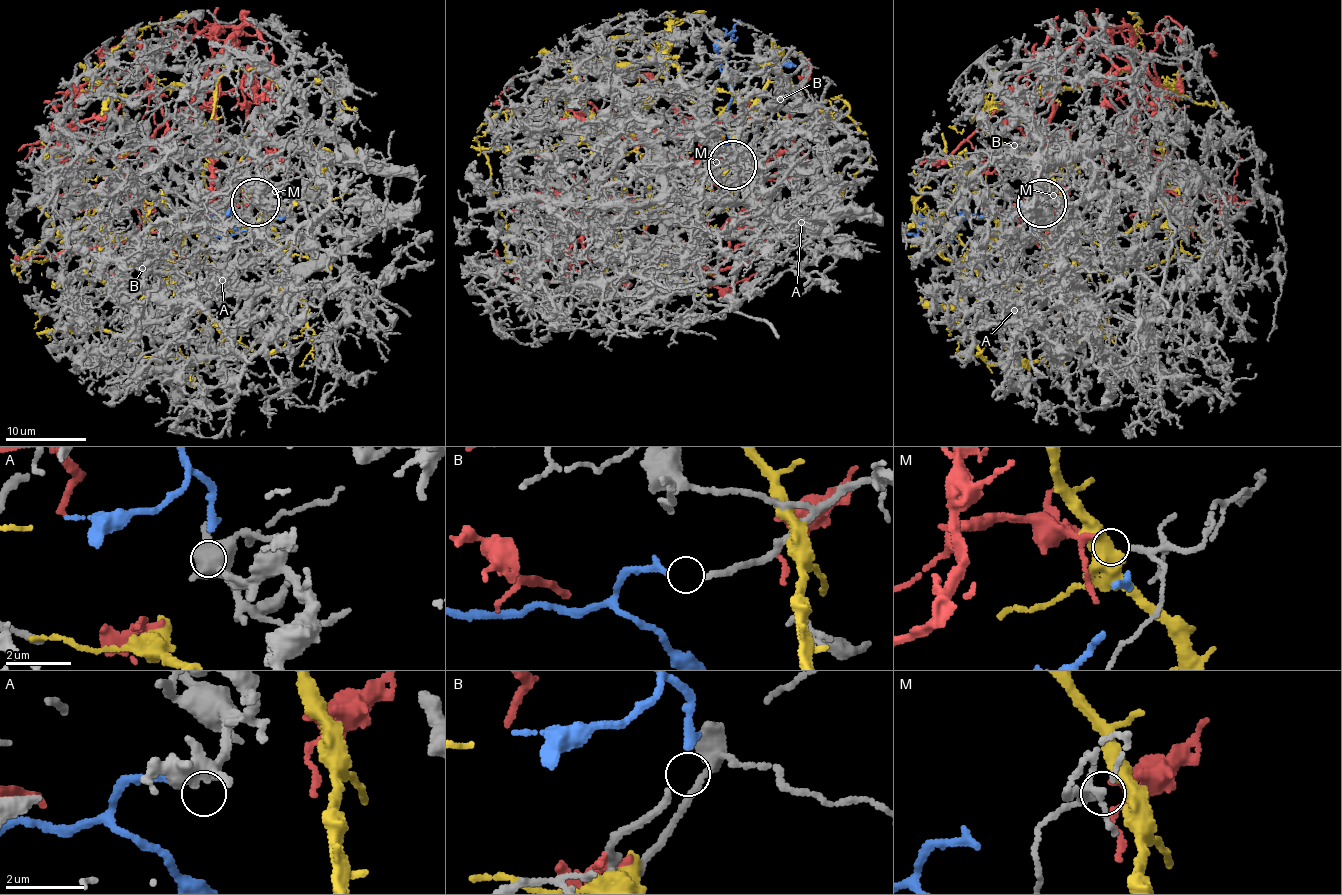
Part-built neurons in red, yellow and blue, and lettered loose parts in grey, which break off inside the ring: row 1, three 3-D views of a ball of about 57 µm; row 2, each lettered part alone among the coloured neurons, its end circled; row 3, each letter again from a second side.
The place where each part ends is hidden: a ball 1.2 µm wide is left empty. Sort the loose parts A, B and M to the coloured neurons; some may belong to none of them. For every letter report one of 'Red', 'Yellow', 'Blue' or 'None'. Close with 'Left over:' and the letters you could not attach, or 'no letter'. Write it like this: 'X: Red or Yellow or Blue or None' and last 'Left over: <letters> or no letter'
A: None
B: Blue
M: Red
Left over: A

